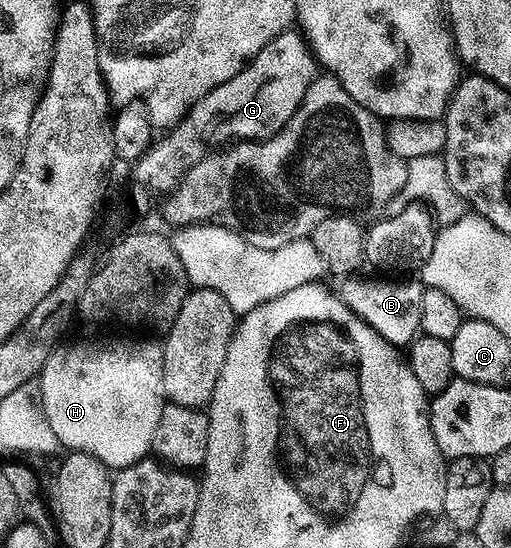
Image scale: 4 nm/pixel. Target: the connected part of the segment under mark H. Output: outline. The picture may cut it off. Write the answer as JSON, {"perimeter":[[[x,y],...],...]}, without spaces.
{"perimeter":[[[70,344],[67,348],[55,348],[40,373],[40,395],[48,426],[52,426],[52,434],[56,434],[59,445],[70,452],[88,454],[110,470],[127,468],[147,459],[164,403],[159,356],[157,347],[137,348],[134,344],[127,348],[122,344],[115,348],[97,348],[94,344]]]}

